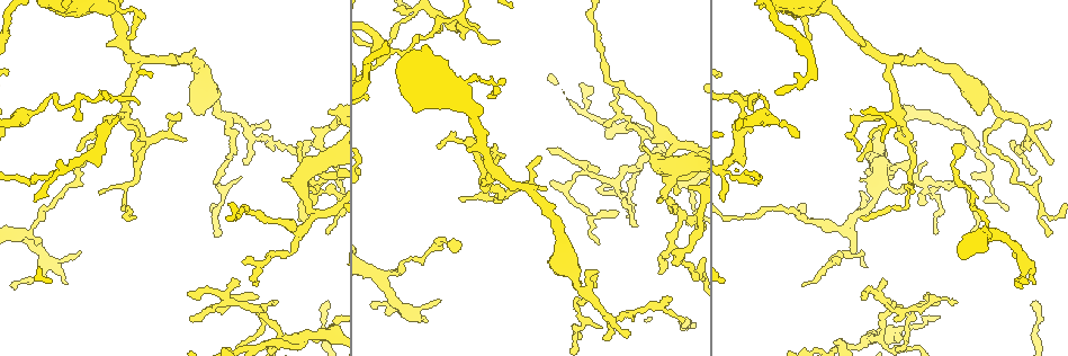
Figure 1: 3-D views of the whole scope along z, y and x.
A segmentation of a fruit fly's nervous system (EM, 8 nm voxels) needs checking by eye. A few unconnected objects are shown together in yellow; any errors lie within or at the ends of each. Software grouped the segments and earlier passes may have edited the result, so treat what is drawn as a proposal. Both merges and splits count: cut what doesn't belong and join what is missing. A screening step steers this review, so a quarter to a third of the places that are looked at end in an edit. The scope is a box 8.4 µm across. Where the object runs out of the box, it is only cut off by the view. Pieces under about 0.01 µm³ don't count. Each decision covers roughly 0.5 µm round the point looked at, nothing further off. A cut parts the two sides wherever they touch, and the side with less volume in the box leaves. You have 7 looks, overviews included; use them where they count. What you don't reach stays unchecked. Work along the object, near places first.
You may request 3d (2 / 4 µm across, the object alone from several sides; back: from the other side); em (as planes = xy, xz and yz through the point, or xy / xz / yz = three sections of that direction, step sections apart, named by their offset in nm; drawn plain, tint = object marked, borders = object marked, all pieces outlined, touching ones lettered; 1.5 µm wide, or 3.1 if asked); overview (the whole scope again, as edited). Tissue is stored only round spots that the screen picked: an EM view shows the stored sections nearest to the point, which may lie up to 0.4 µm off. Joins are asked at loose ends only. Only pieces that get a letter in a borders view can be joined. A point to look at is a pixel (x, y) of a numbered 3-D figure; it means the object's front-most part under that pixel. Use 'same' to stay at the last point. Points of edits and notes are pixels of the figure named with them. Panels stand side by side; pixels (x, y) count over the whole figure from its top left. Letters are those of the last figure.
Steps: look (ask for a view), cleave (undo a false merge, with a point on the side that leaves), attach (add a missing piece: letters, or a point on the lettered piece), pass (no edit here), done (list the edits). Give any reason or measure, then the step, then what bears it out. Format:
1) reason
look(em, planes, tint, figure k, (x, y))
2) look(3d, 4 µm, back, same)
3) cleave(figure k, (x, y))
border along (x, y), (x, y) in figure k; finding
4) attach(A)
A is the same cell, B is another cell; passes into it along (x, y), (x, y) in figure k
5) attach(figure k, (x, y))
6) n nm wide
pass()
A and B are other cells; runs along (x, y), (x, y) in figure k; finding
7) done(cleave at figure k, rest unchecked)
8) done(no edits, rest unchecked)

sharp bend
look(em, planes, tint, figure 1, (313, 168))

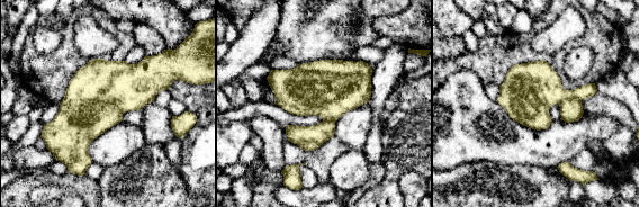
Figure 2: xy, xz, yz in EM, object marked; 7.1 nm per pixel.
look(em, planes, borders, same)

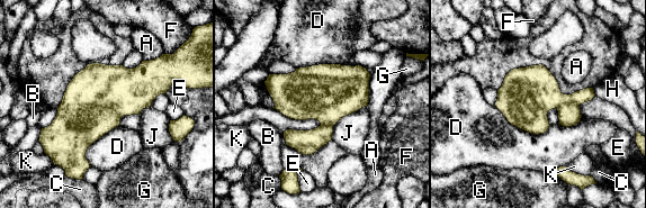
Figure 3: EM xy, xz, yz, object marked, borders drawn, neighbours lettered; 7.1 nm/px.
cleave(figure 3, (568, 114))
A, B, C, D, E, F, G, H, J and K are other cells; border along (579, 105), (562, 102), (556, 107) in figure 3; two neurons meet here

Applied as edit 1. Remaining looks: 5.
thin end
look(3d, 4 µm, figure 1, (328, 234))

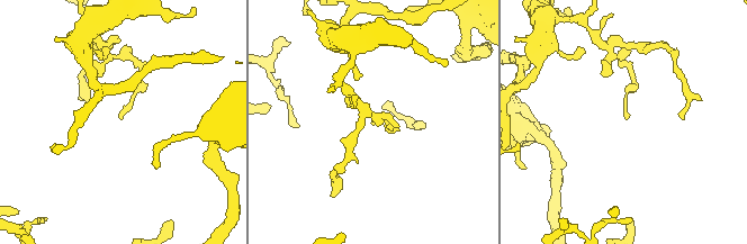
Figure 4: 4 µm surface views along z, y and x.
now the EM
look(em, planes, borders, figure 4, (625, 118))

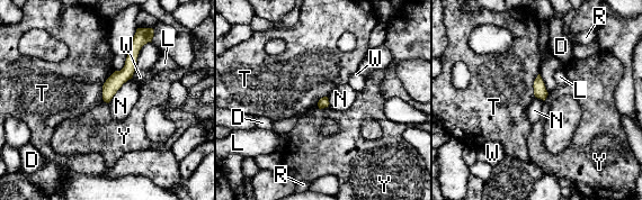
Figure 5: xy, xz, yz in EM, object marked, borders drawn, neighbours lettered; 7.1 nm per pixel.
80 nm wide; W touches over 300 nm
pass()
D, L, N, R, T, W and Y are other cells; no lettered piece goes on from it

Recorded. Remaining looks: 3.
free end
look(3d, 2 µm, figure 1, (438, 146))

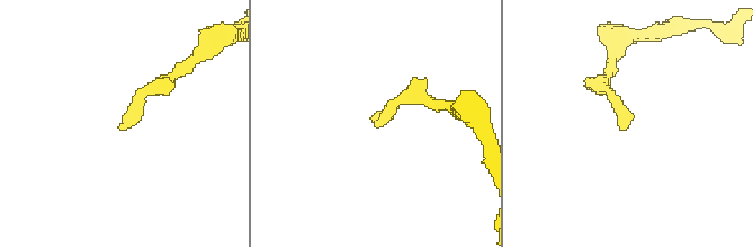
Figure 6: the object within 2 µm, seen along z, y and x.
look(em, xy, step 4, borders, figure 6, (628, 128))

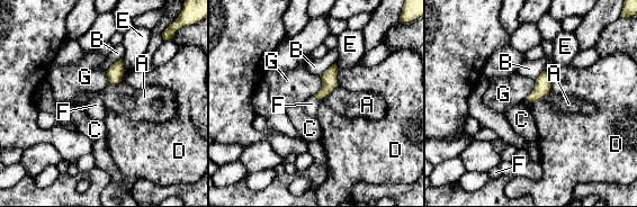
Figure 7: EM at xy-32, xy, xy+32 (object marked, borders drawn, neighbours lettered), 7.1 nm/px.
attach(F)
F is the same cell, A, B, C, D, E and G are other cells; passes into it along (329, 78), (316, 98), (311, 105) in figure 7; it goes on there

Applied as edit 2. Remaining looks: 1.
done(cleave at figure 3, attach at figure 7, rest unchecked)

